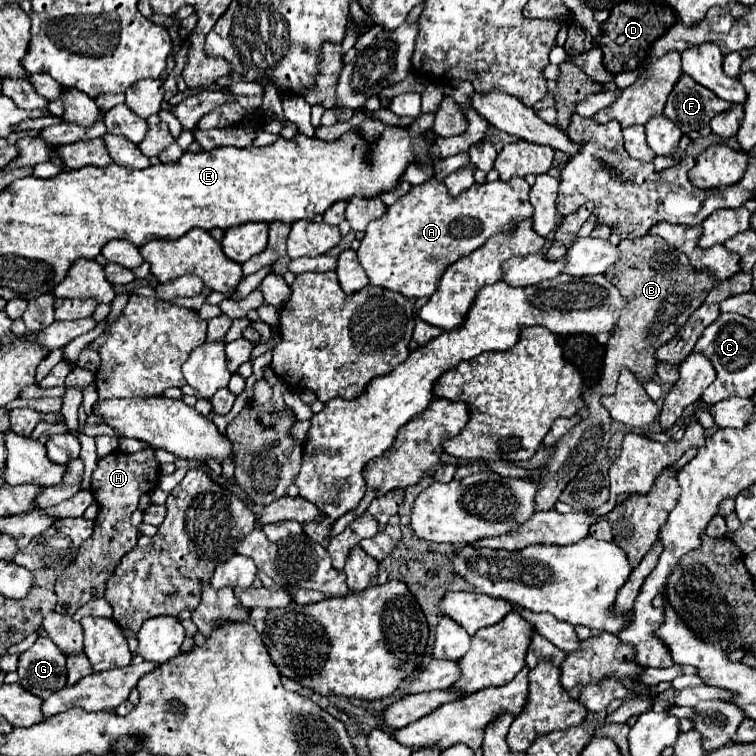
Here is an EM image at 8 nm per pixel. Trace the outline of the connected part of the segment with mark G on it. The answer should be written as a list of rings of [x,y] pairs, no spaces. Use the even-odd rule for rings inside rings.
[[[39,637],[31,649],[21,653],[19,683],[33,695],[47,699],[65,687],[65,655],[49,637]]]

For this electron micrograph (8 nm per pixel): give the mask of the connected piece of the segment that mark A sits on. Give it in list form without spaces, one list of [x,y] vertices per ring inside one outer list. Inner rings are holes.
[[[431,177],[423,185],[415,185],[407,195],[395,201],[381,219],[375,219],[367,225],[365,237],[357,249],[359,263],[363,265],[371,285],[391,289],[395,293],[415,297],[415,299],[431,297],[439,285],[441,273],[445,273],[451,263],[485,245],[489,237],[499,233],[509,235],[519,225],[519,221],[531,219],[533,205],[529,203],[529,191],[531,191],[531,185],[523,177],[511,177],[507,183],[503,181],[483,183],[483,185],[475,183],[461,195],[449,197],[447,187],[435,177]]]

